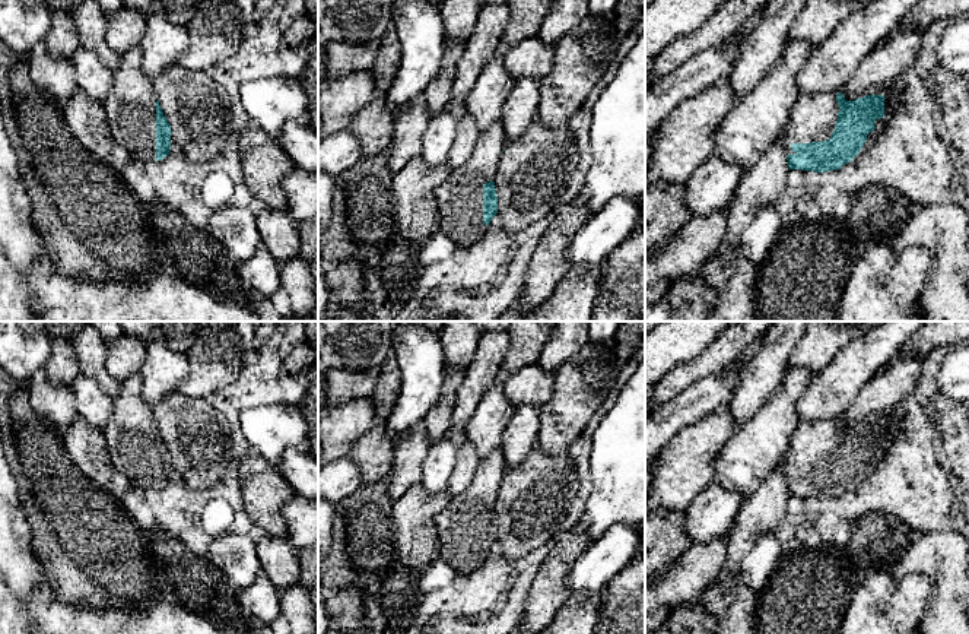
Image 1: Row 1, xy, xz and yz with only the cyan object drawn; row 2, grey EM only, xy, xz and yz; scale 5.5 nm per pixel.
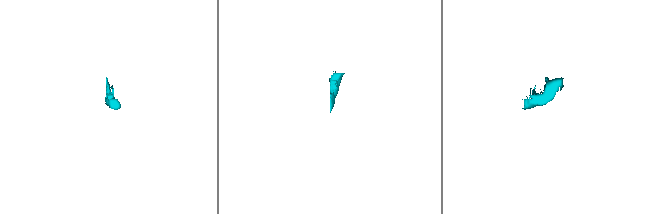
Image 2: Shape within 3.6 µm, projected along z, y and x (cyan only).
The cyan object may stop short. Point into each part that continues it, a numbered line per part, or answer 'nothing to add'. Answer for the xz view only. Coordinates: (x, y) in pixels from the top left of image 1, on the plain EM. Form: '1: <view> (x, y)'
1: xz (493, 465)

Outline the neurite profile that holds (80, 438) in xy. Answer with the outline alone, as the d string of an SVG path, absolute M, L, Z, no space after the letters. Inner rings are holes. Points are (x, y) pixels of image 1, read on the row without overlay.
M79 413L63 429L63 446L67 448L70 462L96 484L108 484L117 470L111 462L104 428L90 425Z

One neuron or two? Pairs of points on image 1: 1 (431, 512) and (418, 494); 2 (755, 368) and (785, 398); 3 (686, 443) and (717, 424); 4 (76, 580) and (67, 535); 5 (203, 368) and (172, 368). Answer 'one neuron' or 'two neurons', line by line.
1: one neuron
2: two neurons
3: one neuron
4: one neuron
5: two neurons

